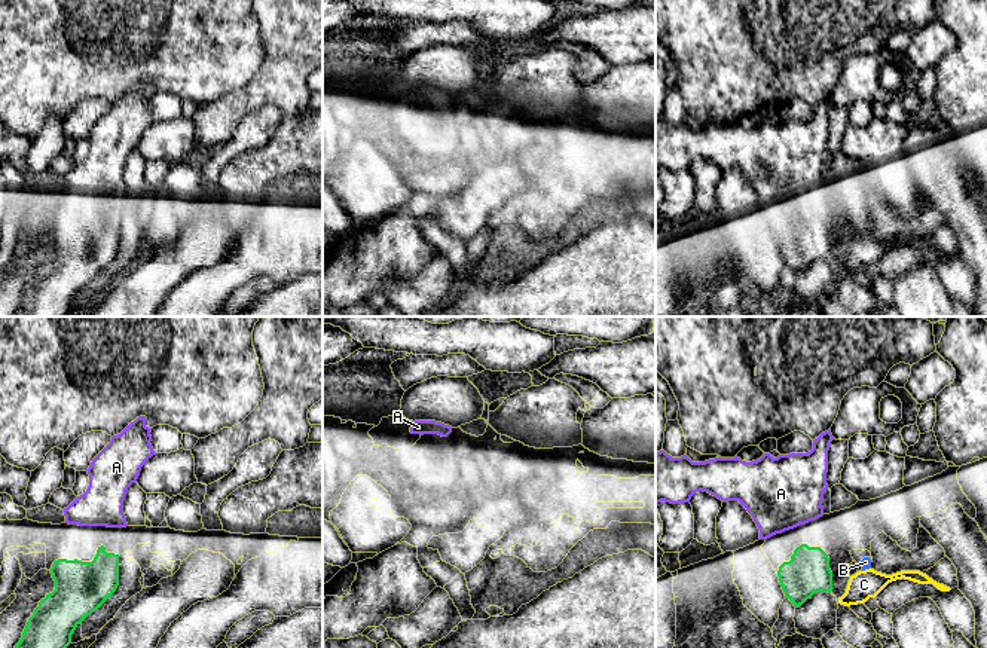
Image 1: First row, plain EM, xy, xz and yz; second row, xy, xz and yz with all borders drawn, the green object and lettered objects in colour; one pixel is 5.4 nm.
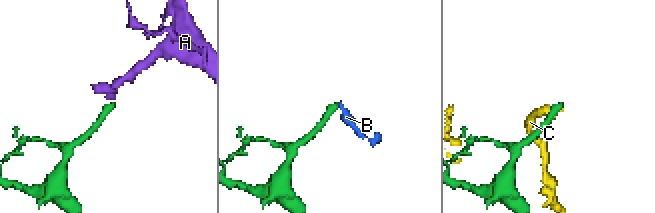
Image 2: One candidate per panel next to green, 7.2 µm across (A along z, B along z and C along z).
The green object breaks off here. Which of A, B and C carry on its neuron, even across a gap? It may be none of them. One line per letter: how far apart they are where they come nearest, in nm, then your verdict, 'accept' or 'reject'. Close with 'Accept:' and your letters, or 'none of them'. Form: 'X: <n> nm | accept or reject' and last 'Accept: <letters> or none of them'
A: 100 nm | accept
B: 160 nm | reject
C: 60 nm | reject
Accept: A

